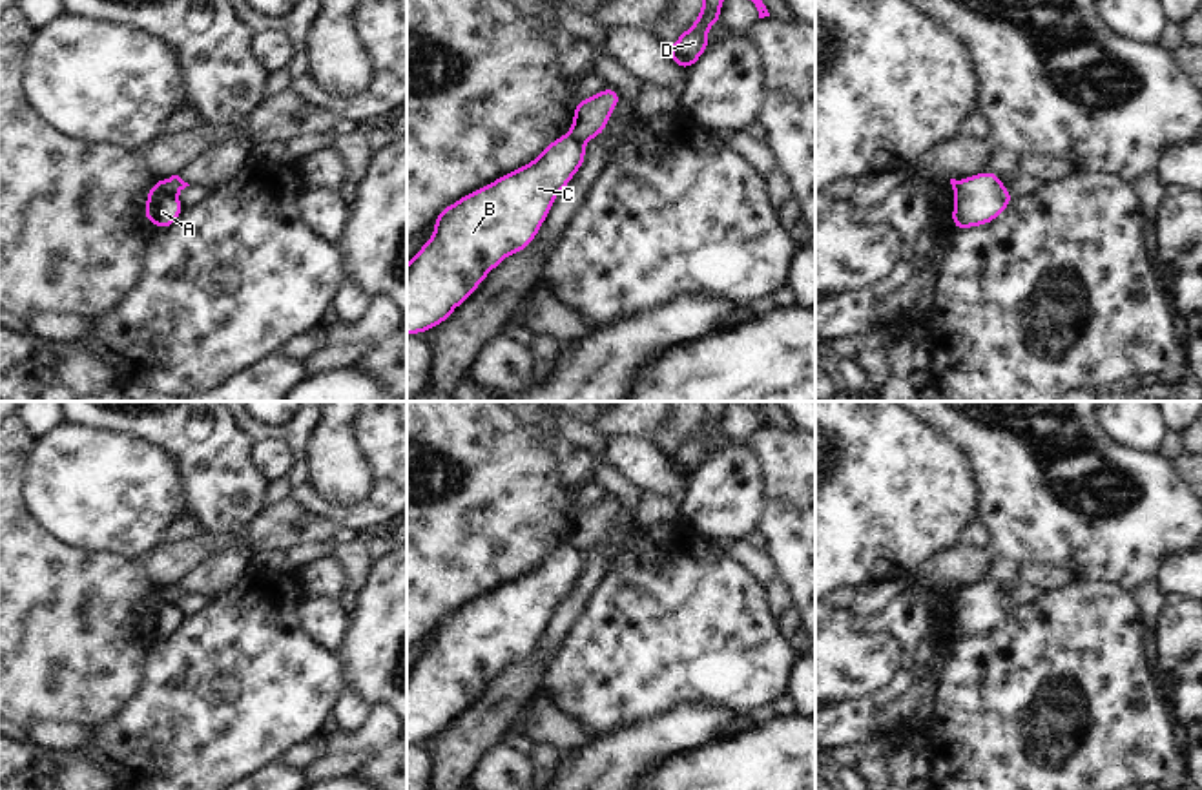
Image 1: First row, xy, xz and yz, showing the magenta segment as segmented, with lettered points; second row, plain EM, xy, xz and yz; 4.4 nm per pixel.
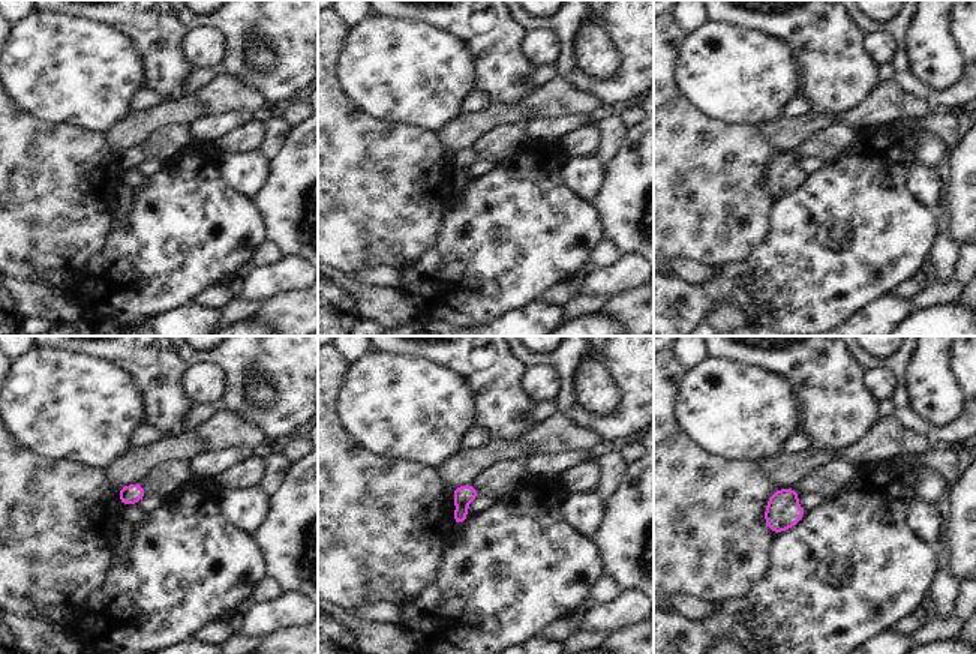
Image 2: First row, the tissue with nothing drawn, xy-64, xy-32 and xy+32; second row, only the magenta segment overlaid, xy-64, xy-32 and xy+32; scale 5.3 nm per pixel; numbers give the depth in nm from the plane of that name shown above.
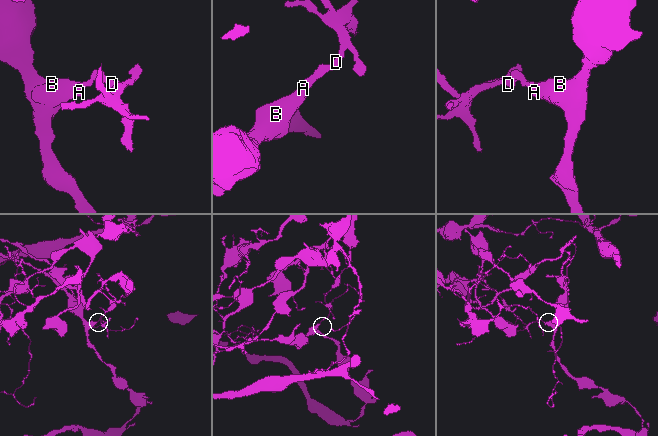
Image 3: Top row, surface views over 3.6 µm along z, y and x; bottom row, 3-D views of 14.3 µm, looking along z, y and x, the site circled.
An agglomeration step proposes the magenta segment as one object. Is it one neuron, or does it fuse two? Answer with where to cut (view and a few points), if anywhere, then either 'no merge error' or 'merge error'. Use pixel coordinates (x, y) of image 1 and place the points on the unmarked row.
cut in xy along (159, 590), (159, 595), (174, 606); merge error

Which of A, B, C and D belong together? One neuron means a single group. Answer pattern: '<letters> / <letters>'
A B C / D

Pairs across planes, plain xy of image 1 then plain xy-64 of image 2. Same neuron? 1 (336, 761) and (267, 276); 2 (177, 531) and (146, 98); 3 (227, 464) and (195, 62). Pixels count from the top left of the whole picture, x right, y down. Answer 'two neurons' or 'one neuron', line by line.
1: two neurons
2: one neuron
3: two neurons

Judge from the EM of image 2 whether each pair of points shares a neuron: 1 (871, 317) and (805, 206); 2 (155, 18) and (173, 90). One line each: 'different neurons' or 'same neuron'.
1: different neurons
2: same neuron

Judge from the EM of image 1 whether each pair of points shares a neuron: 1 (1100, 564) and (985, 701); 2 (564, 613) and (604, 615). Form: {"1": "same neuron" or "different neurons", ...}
{"1": "different neurons", "2": "different neurons"}

